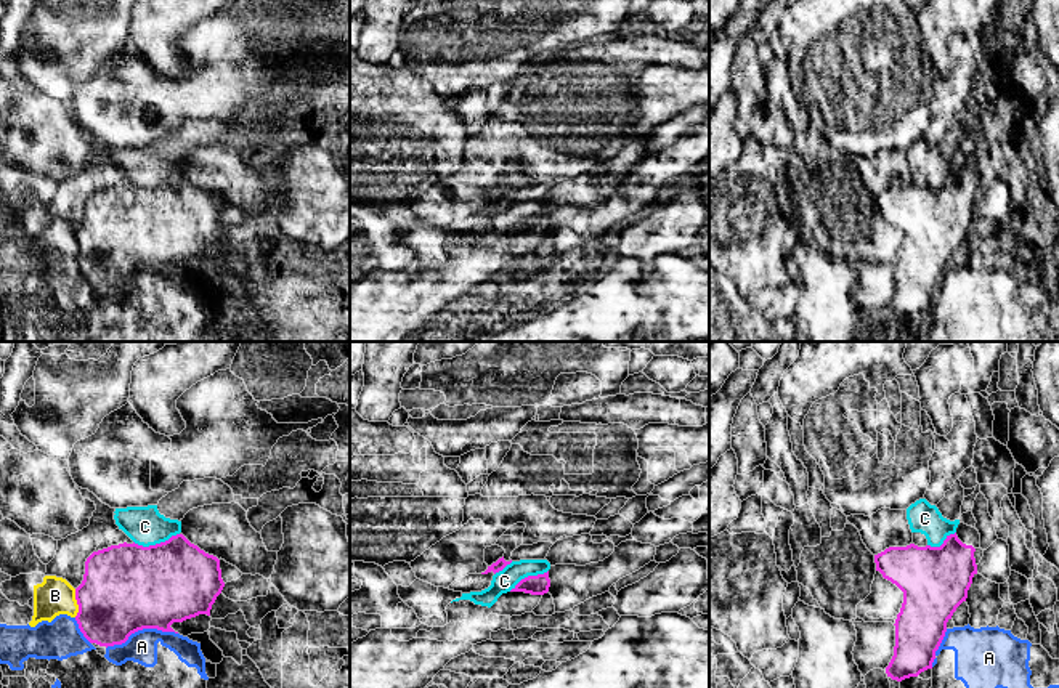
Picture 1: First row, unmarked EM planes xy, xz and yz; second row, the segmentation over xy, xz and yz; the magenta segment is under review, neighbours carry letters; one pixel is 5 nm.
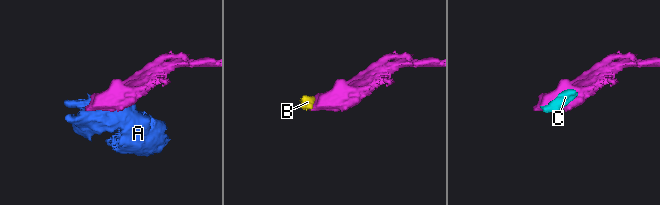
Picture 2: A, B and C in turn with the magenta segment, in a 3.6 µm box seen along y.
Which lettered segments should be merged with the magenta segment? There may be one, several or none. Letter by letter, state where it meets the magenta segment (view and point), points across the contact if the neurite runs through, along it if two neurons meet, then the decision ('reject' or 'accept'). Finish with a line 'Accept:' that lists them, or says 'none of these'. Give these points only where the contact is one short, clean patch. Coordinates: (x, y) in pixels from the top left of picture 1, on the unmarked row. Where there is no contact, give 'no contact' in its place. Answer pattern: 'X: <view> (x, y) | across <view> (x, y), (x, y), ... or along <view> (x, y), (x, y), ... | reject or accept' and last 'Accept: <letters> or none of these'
A: xy (142, 270) | reject
B: xy (77, 244) | along xy (74, 230), (77, 242), (76, 257) | reject
C: xy (156, 185) | along xy (178, 174), (148, 186), (133, 183) | reject
Accept: none of these

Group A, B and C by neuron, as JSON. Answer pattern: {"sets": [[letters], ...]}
{"sets": [["A", "B"], ["C"]]}

